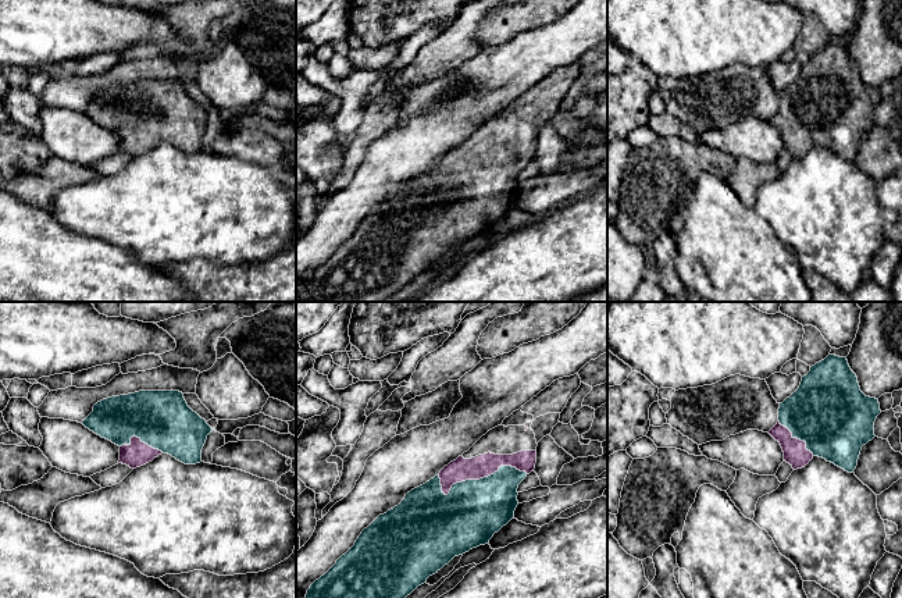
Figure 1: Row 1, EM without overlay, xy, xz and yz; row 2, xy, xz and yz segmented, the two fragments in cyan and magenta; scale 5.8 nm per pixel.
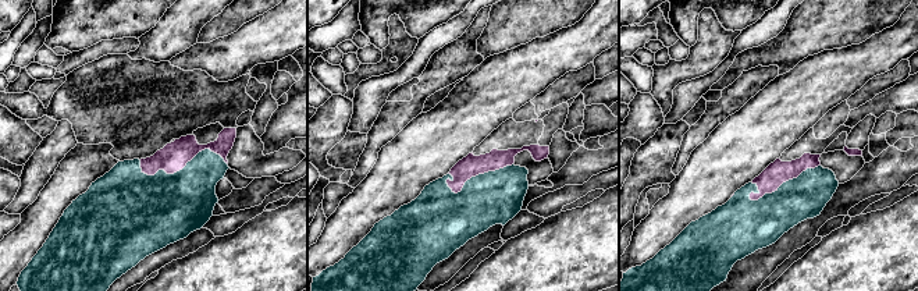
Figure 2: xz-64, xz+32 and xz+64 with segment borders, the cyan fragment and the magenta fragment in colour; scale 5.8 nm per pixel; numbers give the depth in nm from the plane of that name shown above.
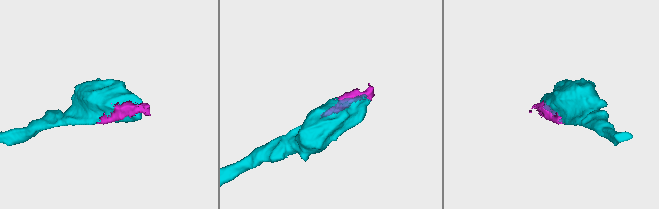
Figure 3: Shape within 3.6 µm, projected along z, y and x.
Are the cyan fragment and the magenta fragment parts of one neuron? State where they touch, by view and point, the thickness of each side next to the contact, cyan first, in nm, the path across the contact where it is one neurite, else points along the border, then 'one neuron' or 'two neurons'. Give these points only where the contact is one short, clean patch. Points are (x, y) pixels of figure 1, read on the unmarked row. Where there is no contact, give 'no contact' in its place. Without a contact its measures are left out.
xz (476, 168) | 360/130 nm | one neuron

